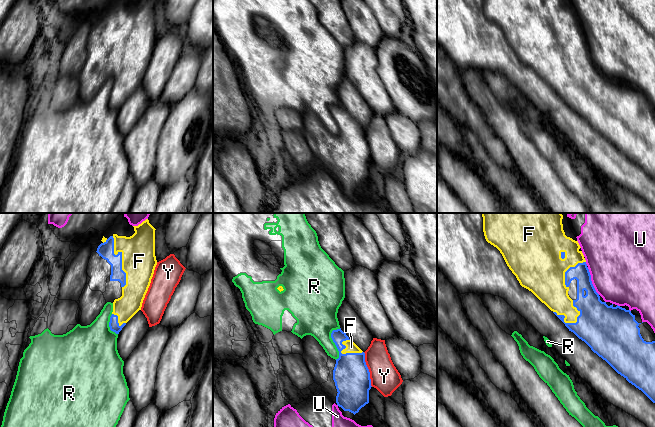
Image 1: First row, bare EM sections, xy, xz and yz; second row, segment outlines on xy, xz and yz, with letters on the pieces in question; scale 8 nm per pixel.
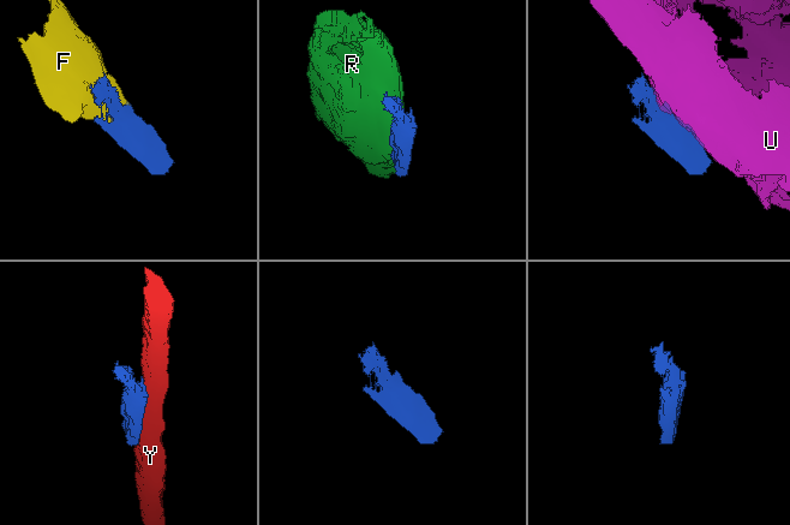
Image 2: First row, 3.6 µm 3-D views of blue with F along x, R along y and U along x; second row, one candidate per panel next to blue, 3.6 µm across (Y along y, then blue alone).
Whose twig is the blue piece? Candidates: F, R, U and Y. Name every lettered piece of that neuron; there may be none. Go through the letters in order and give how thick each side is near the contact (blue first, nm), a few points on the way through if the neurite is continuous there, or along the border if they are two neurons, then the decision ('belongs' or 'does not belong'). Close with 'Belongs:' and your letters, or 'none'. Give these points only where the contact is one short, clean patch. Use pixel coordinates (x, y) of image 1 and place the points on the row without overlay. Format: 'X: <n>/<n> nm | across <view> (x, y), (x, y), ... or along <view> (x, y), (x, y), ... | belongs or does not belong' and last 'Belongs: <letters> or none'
F: 130/280 nm | belongs
R: 240/320 nm | does not belong
U: 220/500 nm | does not belong
Y: 300/220 nm | does not belong
Belongs: F

